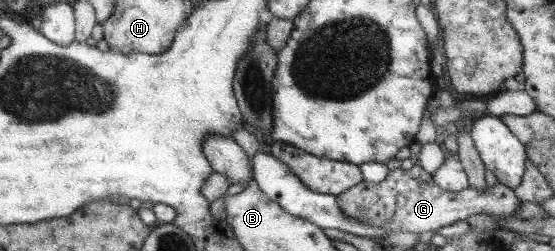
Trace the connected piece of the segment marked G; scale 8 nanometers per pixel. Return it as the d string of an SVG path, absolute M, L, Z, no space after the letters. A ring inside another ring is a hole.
M420 166L408 170L396 168L387 172L382 182L360 181L351 189L335 196L336 204L347 218L353 218L361 224L374 228L383 228L385 232L411 232L420 234L428 230L438 230L442 226L465 220L471 215L488 214L494 216L513 216L521 205L514 190L497 183L486 190L465 188L458 192L444 190L436 186L428 171Z

